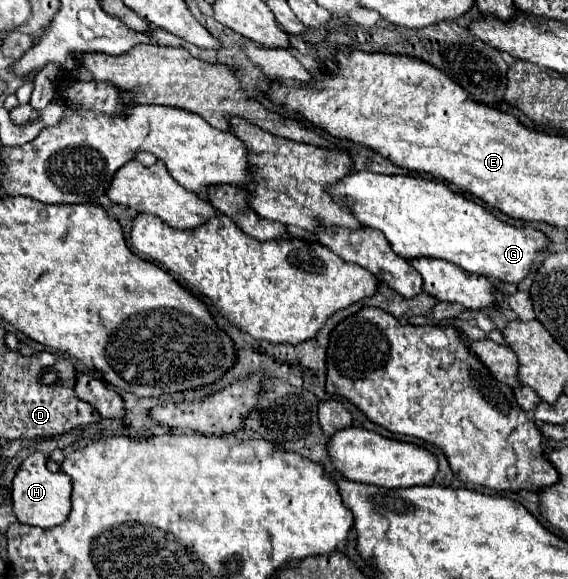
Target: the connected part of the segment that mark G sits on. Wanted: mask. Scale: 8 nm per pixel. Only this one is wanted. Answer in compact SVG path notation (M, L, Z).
M354 170L332 186L332 196L348 206L354 216L388 238L392 250L406 258L438 258L466 272L476 272L500 282L522 282L534 262L548 254L548 236L534 228L514 228L480 204L452 192L446 184L420 176L386 176Z

